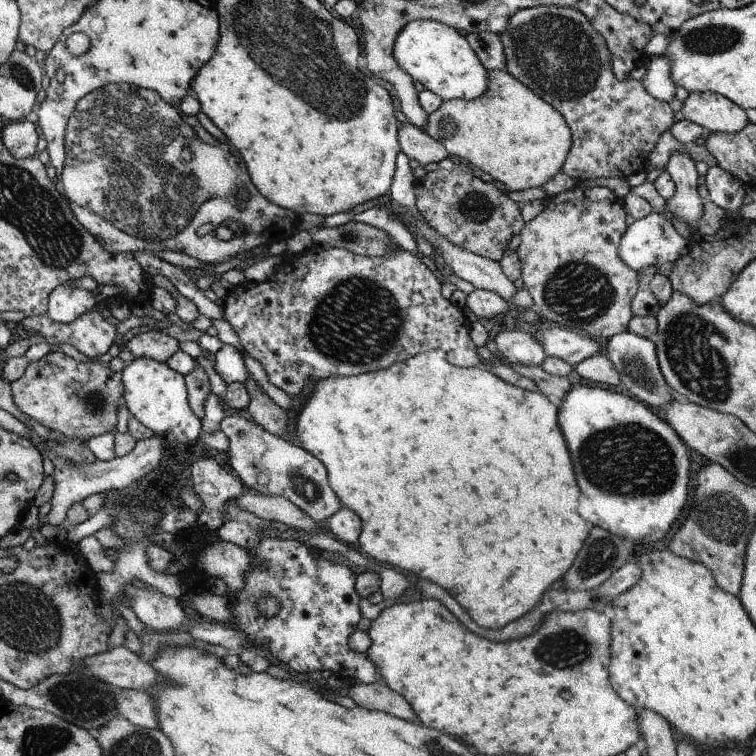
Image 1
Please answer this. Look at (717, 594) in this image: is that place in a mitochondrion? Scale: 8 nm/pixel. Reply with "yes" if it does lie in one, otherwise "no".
no

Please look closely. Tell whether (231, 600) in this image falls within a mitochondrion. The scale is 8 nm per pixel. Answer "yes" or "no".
no

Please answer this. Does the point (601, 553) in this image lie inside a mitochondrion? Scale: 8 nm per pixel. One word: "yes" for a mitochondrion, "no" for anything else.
yes

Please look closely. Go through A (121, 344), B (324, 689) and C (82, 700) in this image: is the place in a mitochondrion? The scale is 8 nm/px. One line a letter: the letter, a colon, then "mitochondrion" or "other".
A: other
B: other
C: mitochondrion

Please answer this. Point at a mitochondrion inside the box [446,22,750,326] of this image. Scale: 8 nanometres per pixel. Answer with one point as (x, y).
(722, 39)

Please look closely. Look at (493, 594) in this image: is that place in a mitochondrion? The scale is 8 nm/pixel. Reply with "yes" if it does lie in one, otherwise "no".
no

